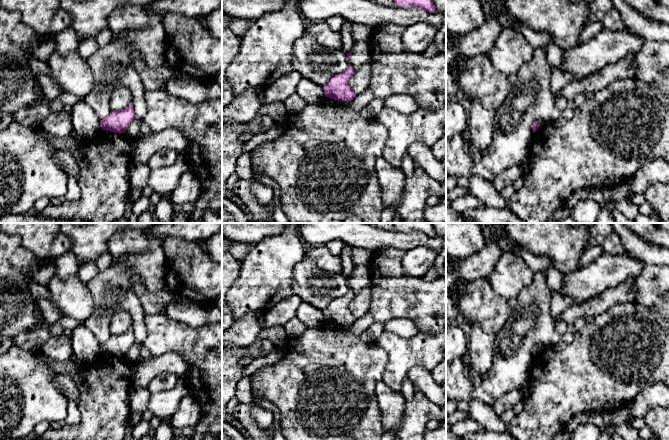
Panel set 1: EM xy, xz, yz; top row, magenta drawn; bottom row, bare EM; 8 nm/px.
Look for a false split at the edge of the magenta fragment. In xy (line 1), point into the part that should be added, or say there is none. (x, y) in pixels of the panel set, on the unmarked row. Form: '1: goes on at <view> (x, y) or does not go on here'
1: does not go on here

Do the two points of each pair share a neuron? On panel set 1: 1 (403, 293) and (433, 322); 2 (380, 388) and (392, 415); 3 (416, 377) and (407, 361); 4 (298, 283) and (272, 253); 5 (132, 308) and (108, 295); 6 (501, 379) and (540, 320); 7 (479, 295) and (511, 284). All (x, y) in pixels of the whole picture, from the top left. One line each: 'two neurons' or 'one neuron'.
1: one neuron
2: one neuron
3: two neurons
4: two neurons
5: one neuron
6: one neuron
7: two neurons

